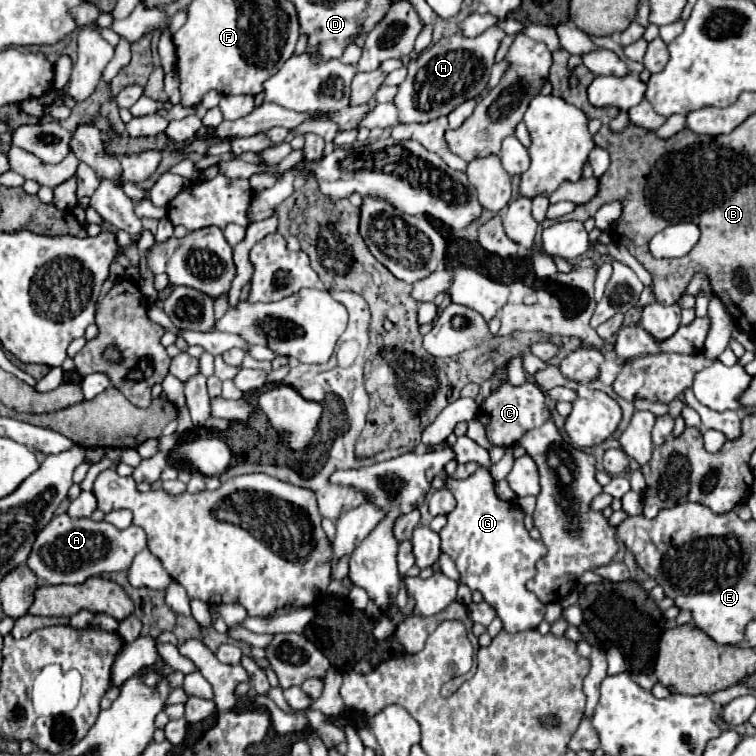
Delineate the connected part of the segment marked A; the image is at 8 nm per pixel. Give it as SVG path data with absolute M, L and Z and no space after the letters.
M59 514L37 534L27 566L45 584L81 584L89 576L127 570L145 544L145 532L137 526L119 530L105 520L93 522L91 518L69 518L67 514Z

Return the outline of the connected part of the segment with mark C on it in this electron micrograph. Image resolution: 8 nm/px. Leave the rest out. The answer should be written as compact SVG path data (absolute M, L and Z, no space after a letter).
M527 382L523 386L511 386L511 384L501 384L499 390L495 390L479 408L477 418L481 420L481 424L487 430L487 438L491 444L495 446L513 446L517 444L517 440L531 428L541 426L545 420L551 418L551 410L545 404L545 394L541 392L541 388L537 388L537 384Z

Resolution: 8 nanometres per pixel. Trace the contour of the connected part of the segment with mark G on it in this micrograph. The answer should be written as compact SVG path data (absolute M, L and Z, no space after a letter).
M479 468L465 480L449 478L447 488L453 492L457 506L447 516L449 522L439 534L441 552L455 562L461 572L461 582L471 590L479 590L485 602L497 610L507 632L537 628L545 616L545 604L537 600L525 584L533 578L535 562L545 554L545 546L525 530L523 512L513 502L497 498L487 468Z

